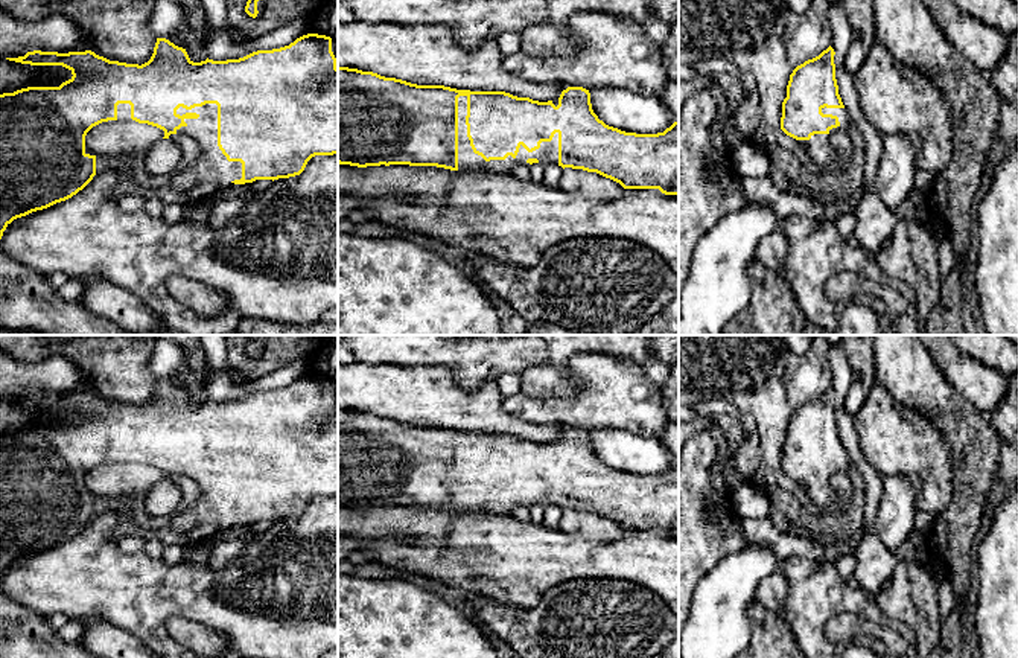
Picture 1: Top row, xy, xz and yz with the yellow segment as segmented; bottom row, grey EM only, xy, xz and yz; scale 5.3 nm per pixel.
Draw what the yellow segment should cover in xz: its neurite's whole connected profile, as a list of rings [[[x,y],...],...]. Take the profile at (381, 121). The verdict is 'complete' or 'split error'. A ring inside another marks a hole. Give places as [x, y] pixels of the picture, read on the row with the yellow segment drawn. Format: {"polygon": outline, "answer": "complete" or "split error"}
{"polygon": [[[338,67],[338,163],[496,174],[513,174],[520,164],[558,164],[596,172],[624,189],[659,189],[665,195],[679,195],[679,122],[657,134],[621,131],[598,119],[590,93],[583,87],[568,87],[558,99],[539,102],[505,91],[417,85]]], "answer": "split error"}

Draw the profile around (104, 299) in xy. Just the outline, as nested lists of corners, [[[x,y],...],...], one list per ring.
[[[103,279],[85,283],[79,303],[91,314],[110,320],[126,332],[151,335],[164,323],[140,297]]]

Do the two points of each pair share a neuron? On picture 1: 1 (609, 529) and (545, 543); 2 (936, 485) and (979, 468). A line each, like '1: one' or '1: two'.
1: two
2: two

